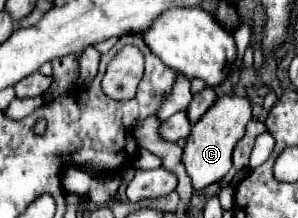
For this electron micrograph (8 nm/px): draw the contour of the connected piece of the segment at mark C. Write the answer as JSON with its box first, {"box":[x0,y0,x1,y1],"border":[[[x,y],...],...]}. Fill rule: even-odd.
{"box":[182,94,252,190],"border":[[[224,94],[224,96],[218,96],[218,100],[206,110],[202,120],[198,120],[192,126],[182,160],[184,160],[186,172],[192,178],[194,190],[202,190],[208,184],[218,182],[226,176],[226,172],[232,168],[232,150],[238,144],[238,140],[244,136],[246,124],[250,120],[252,120],[252,102],[246,96]]]}

